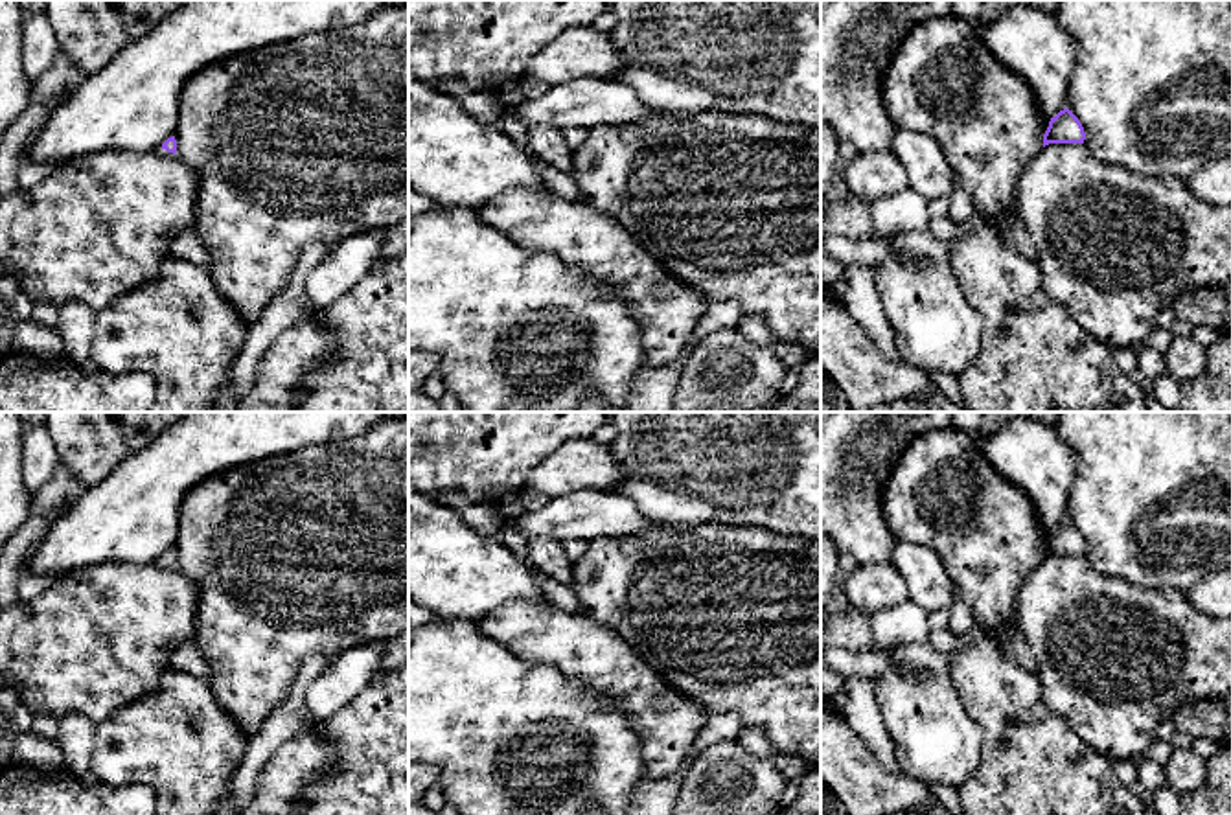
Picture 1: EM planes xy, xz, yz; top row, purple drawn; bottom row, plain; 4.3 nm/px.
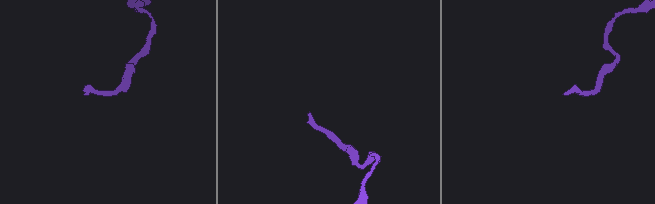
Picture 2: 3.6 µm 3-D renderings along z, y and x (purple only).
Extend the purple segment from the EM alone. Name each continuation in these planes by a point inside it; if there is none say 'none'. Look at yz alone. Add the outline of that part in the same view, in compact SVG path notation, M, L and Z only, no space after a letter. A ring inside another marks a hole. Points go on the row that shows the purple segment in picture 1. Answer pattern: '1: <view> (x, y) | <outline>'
none

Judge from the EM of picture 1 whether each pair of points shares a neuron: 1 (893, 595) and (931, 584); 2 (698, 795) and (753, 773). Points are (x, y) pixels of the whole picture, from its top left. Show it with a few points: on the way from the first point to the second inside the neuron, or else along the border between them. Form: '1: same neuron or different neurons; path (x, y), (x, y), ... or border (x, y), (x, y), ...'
1: different neurons; border (889, 562), (900, 574), (909, 598)
2: same neuron; path (711, 795), (740, 786)

